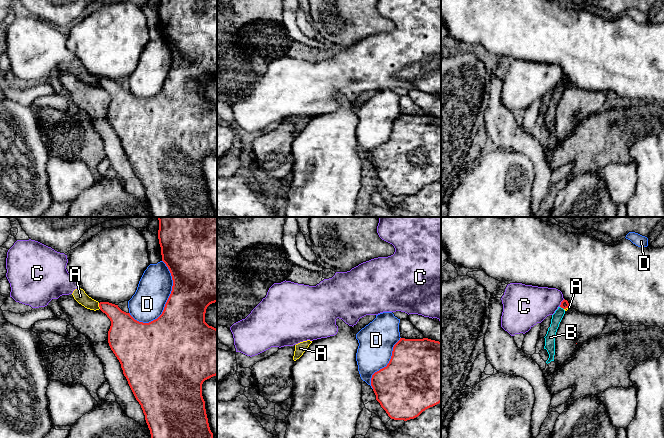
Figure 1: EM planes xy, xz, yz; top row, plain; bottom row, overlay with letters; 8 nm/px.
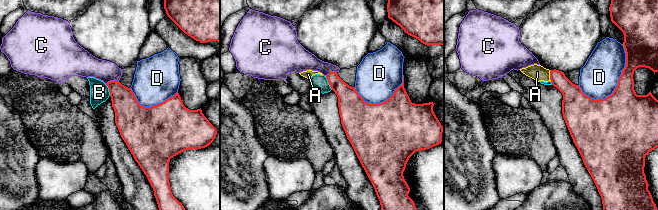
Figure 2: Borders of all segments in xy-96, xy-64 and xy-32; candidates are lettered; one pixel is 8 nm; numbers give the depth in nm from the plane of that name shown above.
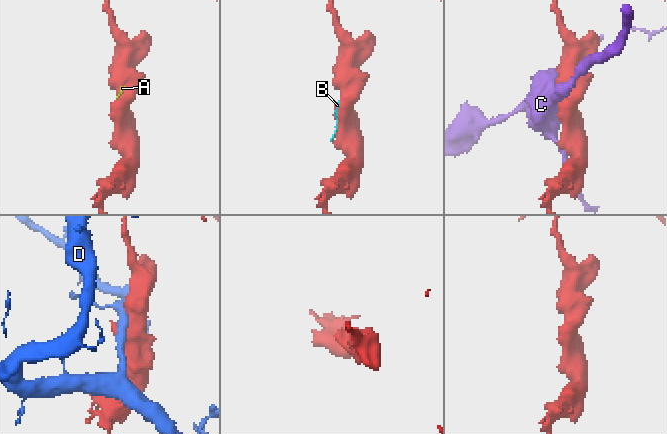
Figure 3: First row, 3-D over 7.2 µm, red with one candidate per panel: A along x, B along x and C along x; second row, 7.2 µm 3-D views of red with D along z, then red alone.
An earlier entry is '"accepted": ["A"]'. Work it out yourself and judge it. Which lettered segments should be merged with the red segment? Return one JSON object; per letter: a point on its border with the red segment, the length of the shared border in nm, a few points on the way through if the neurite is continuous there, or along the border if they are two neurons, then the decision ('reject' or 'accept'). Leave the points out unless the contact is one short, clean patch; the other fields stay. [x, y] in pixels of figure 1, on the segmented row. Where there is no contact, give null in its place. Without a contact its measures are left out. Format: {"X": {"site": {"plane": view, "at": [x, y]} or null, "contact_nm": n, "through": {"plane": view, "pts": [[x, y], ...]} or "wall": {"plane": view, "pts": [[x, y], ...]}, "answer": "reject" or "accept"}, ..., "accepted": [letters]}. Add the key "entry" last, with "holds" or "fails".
{"A": {"site": {"plane": "xy", "at": [99, 306]}, "contact_nm": 50, "wall": {"plane": "xy", "pts": [[98, 303], [100, 308]]}, "answer": "reject"}, "B": {"site": {"plane": "yz", "at": [562, 307]}, "contact_nm": 40, "answer": "reject"}, "C": {"site": {"plane": "yz", "at": [561, 303]}, "contact_nm": 80, "answer": "reject"}, "D": {"site": {"plane": "xy", "at": [168, 298]}, "contact_nm": 550, "answer": "reject"}, "accepted": [], "entry": "fails"}

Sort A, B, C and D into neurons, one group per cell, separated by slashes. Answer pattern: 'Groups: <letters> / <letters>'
Groups: A B / C / D

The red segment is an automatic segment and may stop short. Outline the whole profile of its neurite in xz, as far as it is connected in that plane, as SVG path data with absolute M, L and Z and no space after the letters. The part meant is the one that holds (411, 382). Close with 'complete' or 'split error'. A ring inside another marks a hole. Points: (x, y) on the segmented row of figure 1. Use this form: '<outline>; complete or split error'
M423 339L400 340L394 345L386 367L375 372L371 386L376 400L394 420L410 420L441 402L441 342Z; complete

